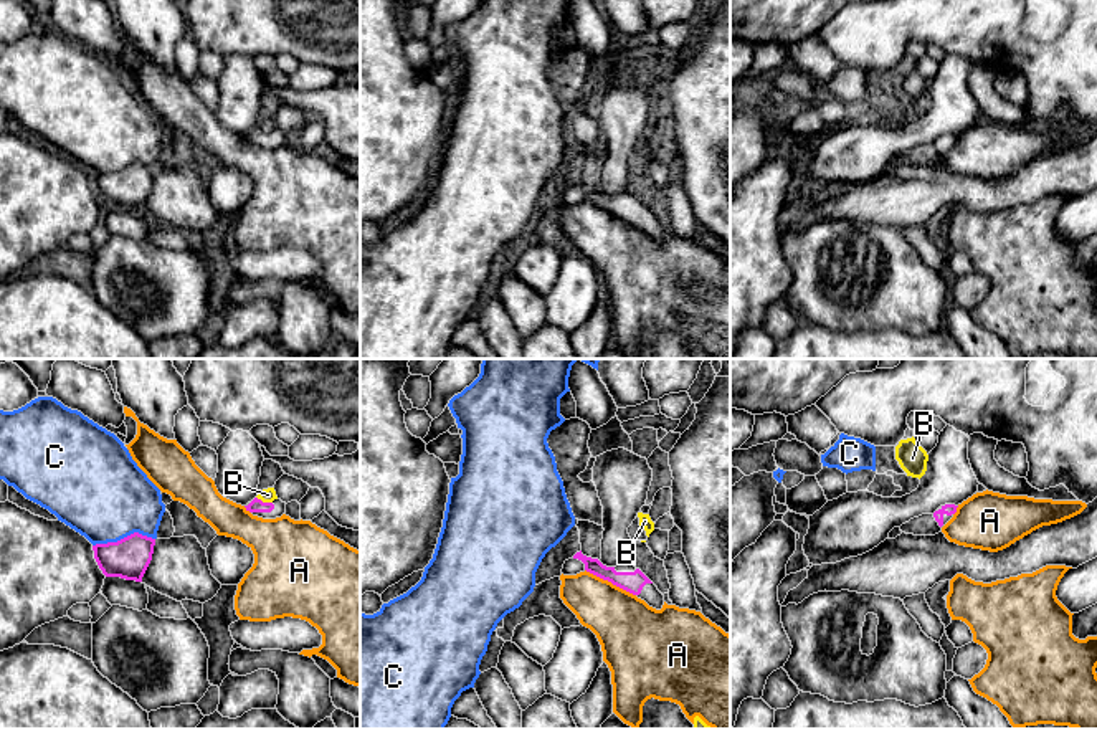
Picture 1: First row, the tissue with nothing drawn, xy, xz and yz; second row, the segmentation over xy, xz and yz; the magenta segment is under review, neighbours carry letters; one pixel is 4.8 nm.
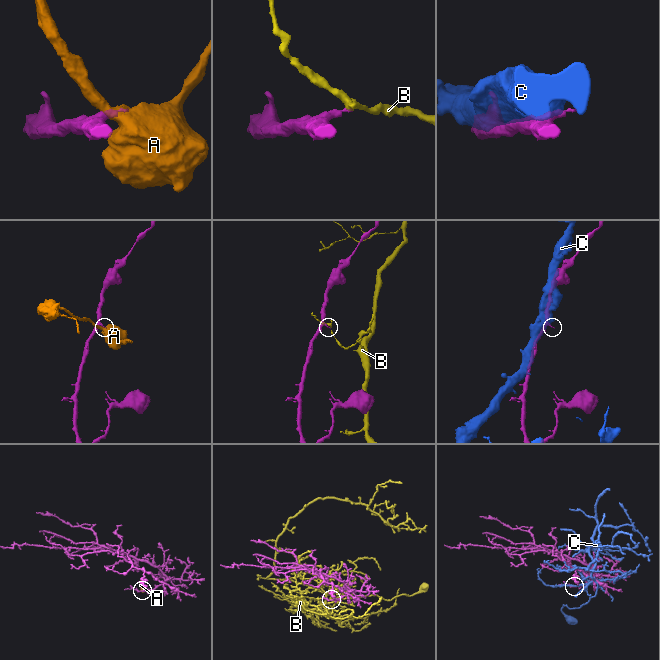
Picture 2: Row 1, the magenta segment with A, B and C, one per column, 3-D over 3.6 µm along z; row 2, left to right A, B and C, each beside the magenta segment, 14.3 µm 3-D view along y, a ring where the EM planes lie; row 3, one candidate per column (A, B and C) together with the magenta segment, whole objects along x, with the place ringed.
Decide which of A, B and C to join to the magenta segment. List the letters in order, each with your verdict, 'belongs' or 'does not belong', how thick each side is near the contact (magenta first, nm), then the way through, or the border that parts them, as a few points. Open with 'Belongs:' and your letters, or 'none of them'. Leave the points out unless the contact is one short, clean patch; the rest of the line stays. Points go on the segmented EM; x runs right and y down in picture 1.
Belongs: none of them
A: does not belong | 110/300 nm | along xz (585, 569), (635, 595)
B: does not belong | 70/70 nm
C: does not belong | 200/440 nm

